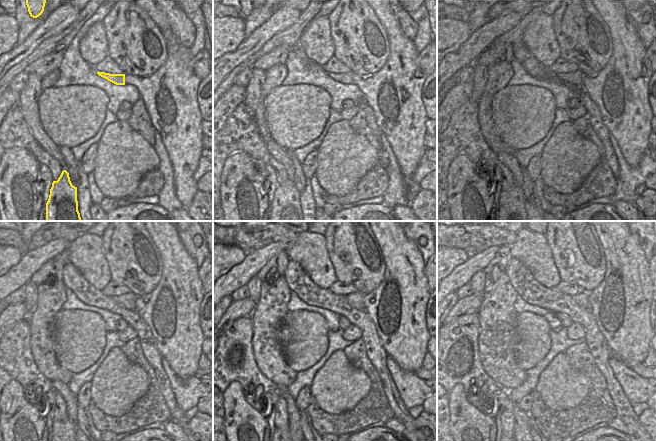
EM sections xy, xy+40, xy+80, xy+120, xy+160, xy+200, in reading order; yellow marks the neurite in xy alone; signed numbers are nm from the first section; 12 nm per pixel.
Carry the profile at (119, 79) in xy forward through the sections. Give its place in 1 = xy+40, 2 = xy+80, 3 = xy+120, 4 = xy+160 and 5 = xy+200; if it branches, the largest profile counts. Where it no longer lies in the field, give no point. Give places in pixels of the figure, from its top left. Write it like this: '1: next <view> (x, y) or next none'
1: next xy+40 (345, 78)
2: next xy+80 (575, 78)
3: next xy+120 (128, 300)
4: next xy+160 (352, 299)
5: next xy+200 (576, 298)

